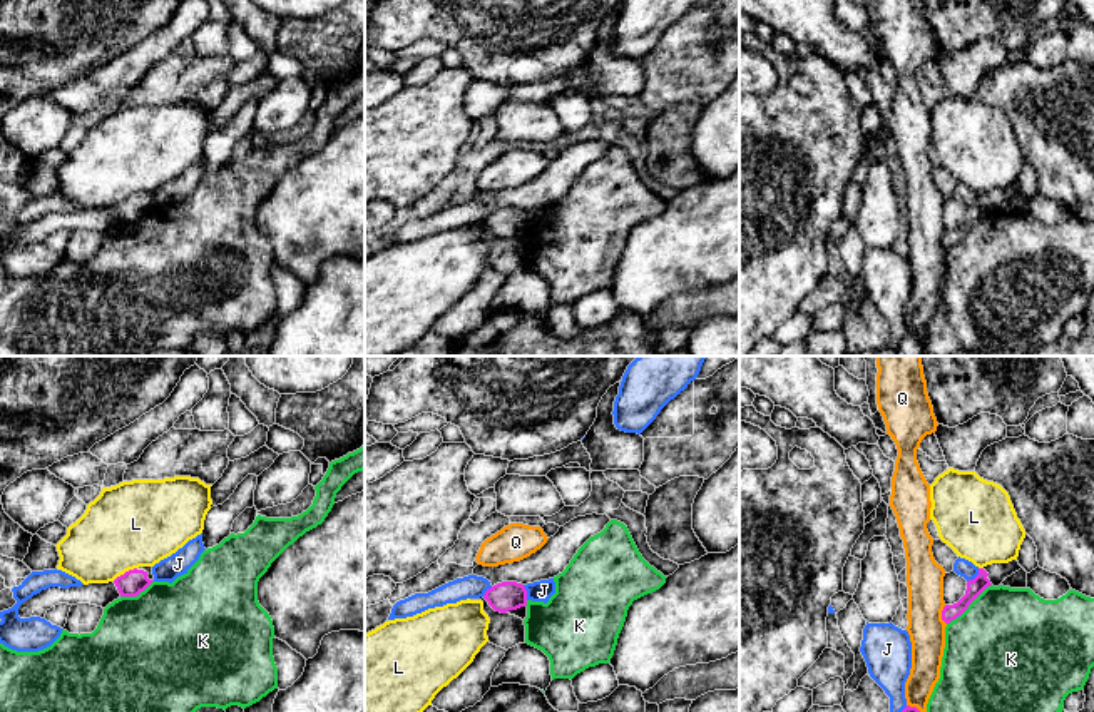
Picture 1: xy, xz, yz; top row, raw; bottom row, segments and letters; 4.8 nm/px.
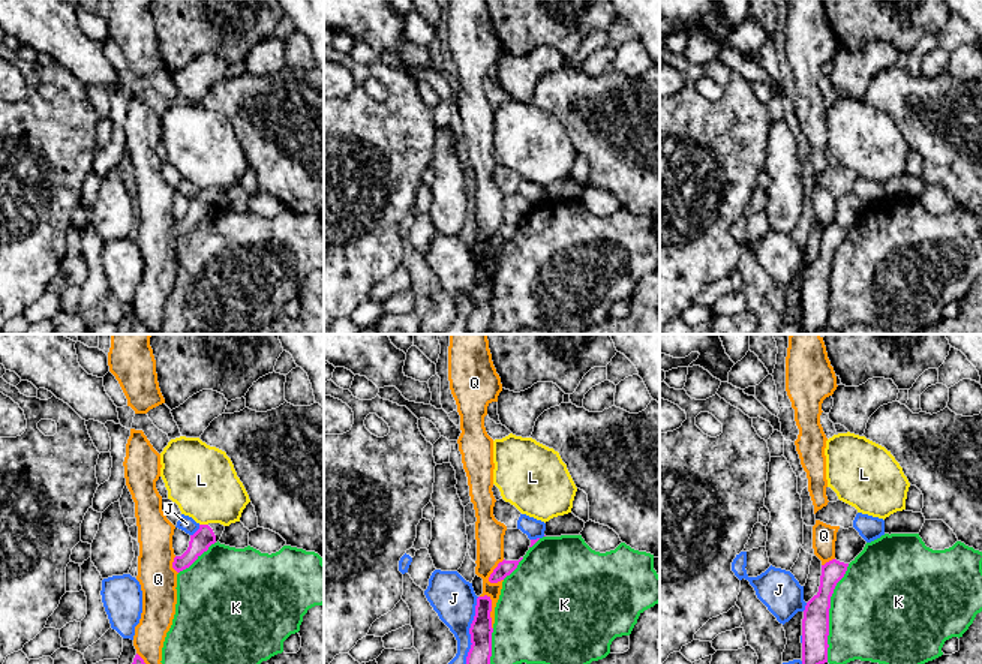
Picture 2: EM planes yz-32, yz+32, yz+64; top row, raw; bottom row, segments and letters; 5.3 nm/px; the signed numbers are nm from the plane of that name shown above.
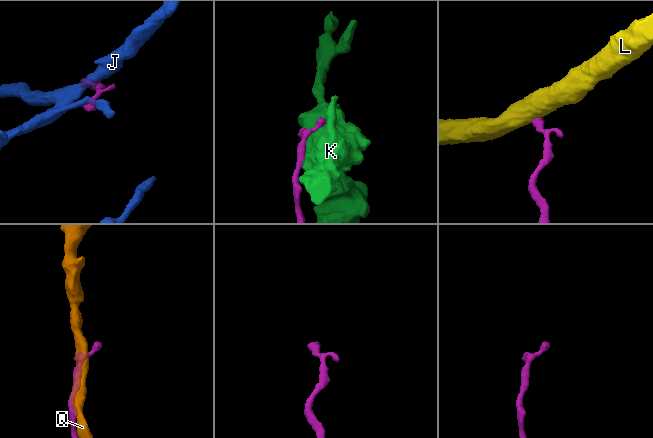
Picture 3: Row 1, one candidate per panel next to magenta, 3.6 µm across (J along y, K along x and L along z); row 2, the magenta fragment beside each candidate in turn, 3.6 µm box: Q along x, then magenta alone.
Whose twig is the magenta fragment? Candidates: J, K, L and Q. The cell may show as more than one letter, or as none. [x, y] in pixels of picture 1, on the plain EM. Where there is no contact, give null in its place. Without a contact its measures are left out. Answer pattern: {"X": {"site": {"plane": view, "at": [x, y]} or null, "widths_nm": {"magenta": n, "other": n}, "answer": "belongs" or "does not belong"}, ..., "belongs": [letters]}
{"J": {"site": {"plane": "yz", "at": [976, 203]}, "widths_nm": {"magenta": 80, "other": 90}, "answer": "does not belong"}, "K": {"site": {"plane": "yz", "at": [969, 229]}, "widths_nm": {"magenta": 80, "other": 480}, "answer": "does not belong"}, "L": {"site": {"plane": "xy", "at": [126, 198]}, "widths_nm": {"magenta": 120, "other": 420}, "answer": "does not belong"}, "Q": {"site": {"plane": "yz", "at": [942, 241]}, "widths_nm": {"magenta": 80, "other": 180}, "answer": "does not belong"}, "belongs": []}

